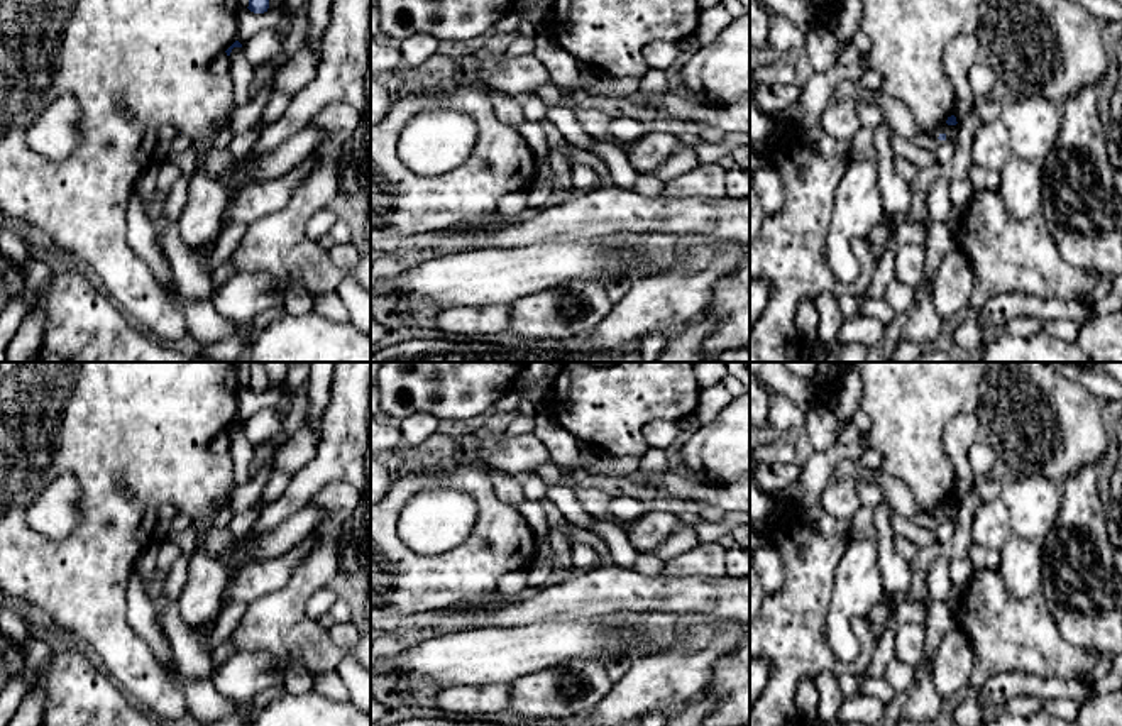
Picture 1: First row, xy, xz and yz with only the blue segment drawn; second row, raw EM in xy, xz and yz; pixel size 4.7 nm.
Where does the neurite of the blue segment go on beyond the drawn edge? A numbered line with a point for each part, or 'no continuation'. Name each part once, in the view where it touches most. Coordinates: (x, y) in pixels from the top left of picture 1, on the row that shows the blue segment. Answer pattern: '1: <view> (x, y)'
no continuation

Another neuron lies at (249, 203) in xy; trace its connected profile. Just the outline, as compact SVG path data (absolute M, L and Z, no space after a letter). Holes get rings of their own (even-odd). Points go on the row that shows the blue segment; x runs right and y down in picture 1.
M308 156L289 173L244 184L235 193L228 195L222 220L250 225L259 218L284 208L300 184L300 181L313 171L315 159Z

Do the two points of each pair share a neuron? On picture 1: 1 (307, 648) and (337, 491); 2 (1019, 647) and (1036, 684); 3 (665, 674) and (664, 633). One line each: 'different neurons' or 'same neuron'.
1: same neuron
2: different neurons
3: different neurons

